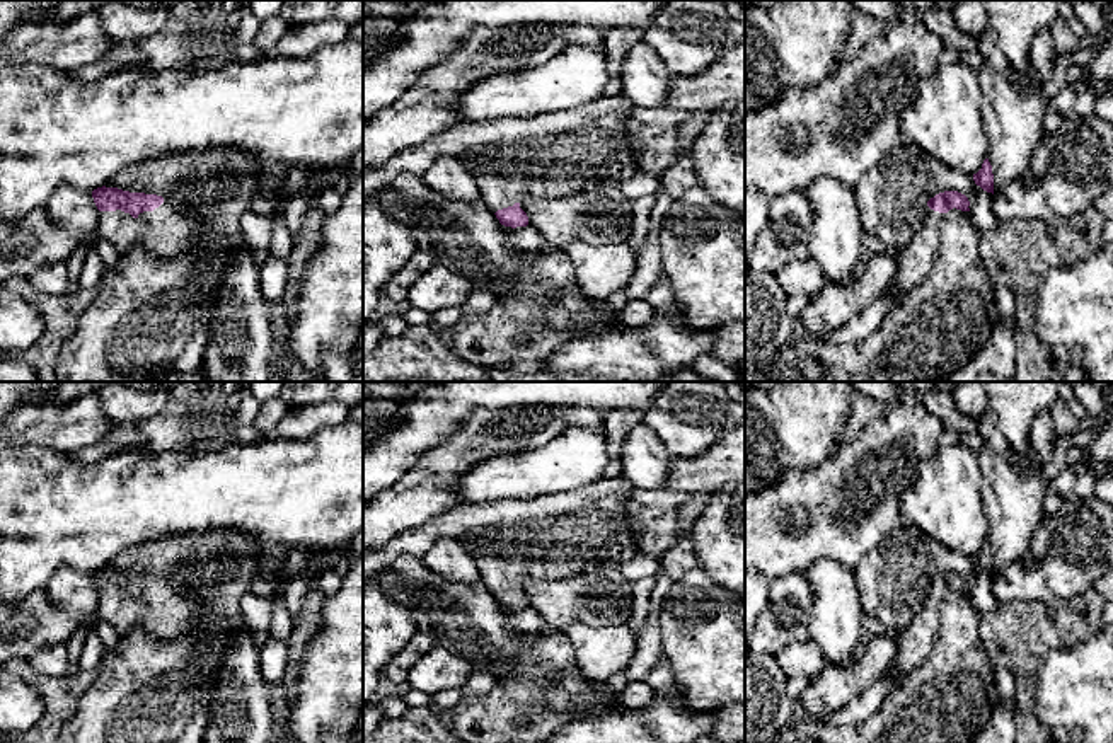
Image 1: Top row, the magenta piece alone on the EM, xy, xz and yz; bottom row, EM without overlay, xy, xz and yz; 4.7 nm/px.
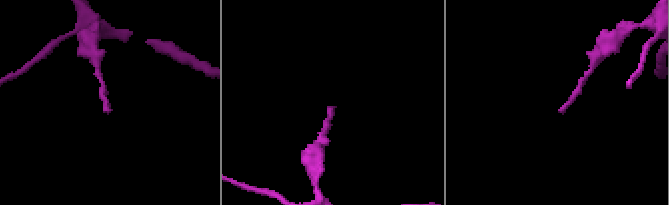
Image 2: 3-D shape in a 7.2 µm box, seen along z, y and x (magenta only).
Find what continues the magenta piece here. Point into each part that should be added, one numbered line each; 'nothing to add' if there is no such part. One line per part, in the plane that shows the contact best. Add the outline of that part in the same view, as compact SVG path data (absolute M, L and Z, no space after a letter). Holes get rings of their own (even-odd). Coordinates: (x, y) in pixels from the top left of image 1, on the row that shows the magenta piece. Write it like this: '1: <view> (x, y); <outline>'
1: xy (166, 230); M172 201L136 218L121 210L99 211L94 237L109 240L121 254L143 247L152 256L176 256L201 240L199 223L181 211Z

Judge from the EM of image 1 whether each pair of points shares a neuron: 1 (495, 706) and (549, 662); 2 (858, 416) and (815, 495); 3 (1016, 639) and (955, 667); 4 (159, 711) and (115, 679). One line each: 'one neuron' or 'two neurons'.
1: one neuron
2: two neurons
3: two neurons
4: one neuron

